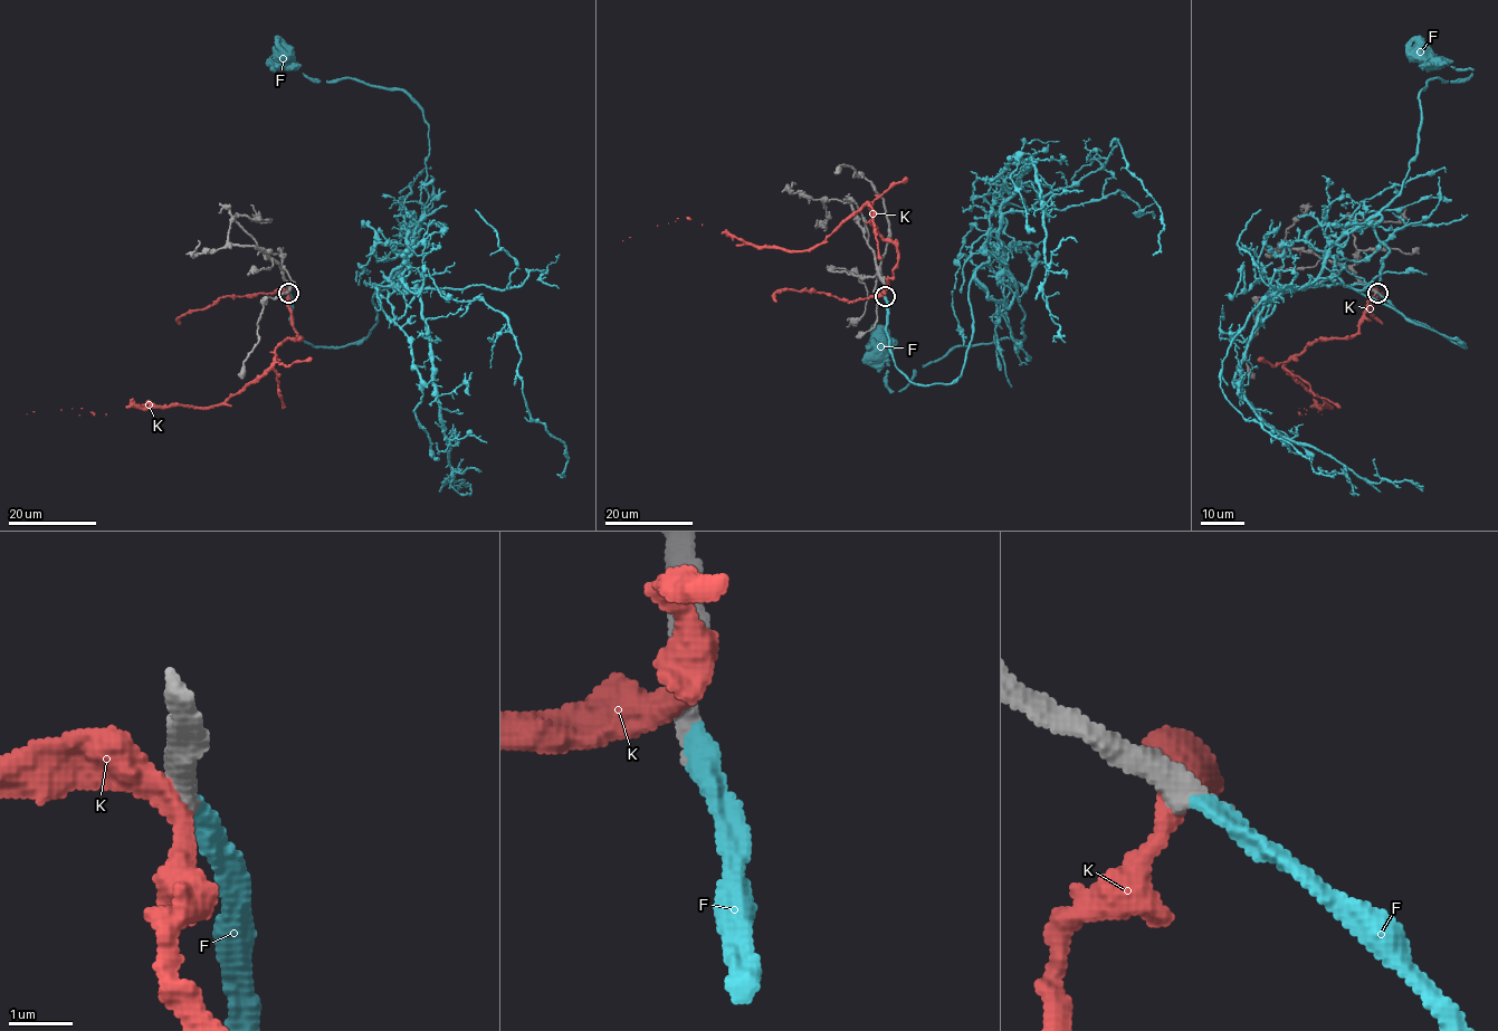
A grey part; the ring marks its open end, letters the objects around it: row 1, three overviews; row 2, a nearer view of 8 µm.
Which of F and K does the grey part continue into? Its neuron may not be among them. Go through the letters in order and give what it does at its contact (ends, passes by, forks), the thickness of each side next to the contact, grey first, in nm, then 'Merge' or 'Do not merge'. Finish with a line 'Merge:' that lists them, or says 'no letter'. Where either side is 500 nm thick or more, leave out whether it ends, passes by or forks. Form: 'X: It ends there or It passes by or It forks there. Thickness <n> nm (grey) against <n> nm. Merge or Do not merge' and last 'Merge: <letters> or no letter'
F: It ends there. Thickness 400 nm (grey) against 280 nm. Merge
K: Thickness 500 nm (grey) against 400 nm. Do not merge
Merge: F

